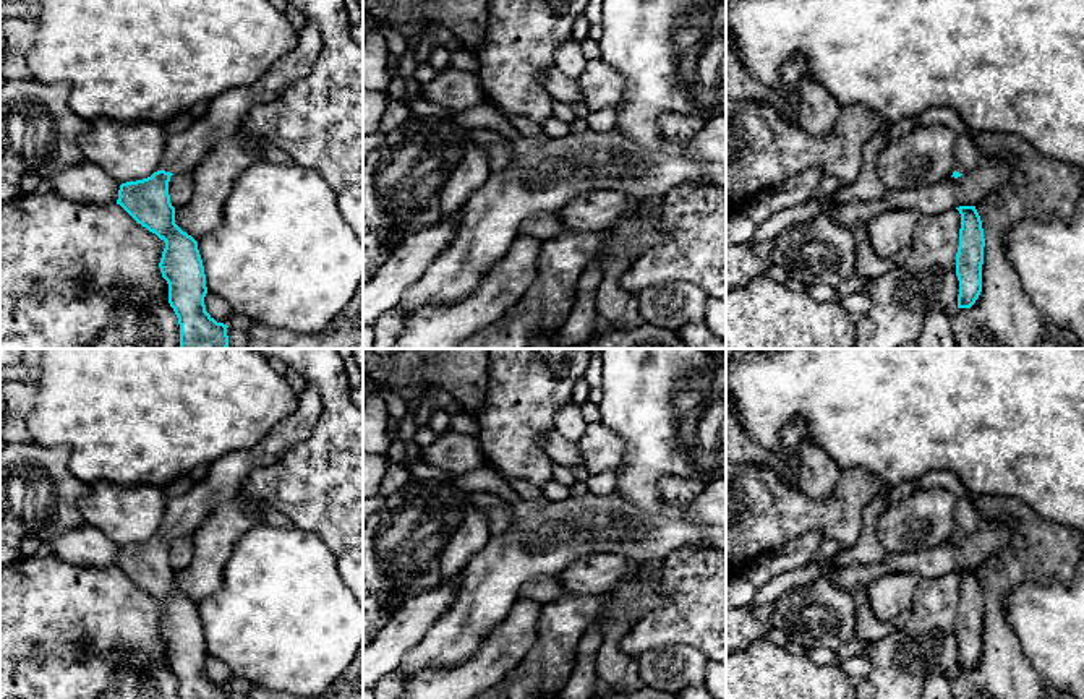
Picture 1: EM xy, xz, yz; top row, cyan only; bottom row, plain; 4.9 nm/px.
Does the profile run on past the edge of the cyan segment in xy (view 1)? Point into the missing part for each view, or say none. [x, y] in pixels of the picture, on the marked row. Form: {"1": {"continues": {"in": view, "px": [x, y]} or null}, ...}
{"1": {"continues": {"in": "xy", "px": [183, 153]}}}

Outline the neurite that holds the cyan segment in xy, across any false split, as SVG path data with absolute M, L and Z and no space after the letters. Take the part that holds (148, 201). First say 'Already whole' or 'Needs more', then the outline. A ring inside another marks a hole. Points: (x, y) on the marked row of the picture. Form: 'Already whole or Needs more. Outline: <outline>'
Needs more. Outline: M306 19L297 47L259 79L219 94L186 131L169 136L157 172L120 185L117 204L165 242L159 268L169 284L169 303L178 318L180 349L227 349L228 326L206 311L203 259L198 242L175 224L175 208L169 195L170 177L193 174L219 139L240 130L254 105L275 101L297 79L308 76L321 49L321 31L314 21Z

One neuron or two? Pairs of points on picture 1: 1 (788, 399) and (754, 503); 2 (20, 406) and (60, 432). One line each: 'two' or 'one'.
1: two
2: two

